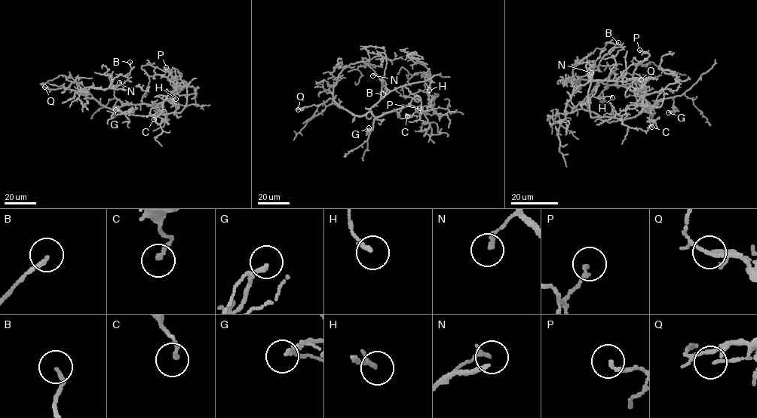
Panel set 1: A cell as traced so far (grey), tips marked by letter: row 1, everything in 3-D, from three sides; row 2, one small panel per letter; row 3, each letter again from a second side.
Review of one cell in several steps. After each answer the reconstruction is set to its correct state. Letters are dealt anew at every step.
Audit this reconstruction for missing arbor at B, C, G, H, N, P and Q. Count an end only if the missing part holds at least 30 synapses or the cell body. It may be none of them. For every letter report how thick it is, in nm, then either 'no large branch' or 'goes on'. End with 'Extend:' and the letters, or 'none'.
B: 170 nm thick; no large branch
C: 190 nm thick; no large branch
G: 140 nm thick; no large branch
H: 180 nm thick; no large branch
N: 190 nm thick; no large branch
P: 180 nm thick; no large branch
Q: 110 nm thick; no large branch
Extend: none

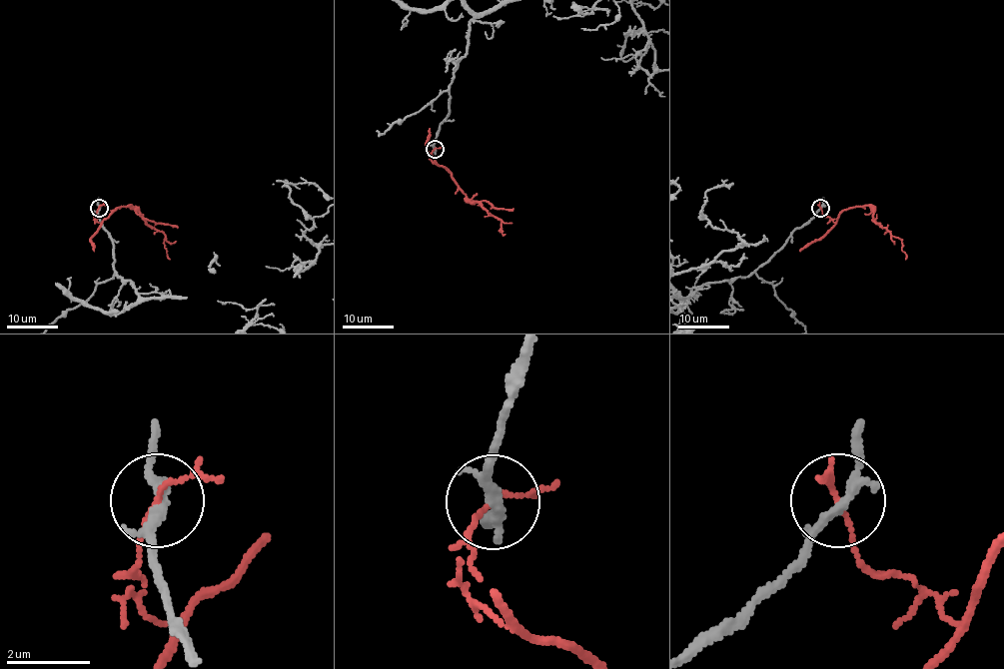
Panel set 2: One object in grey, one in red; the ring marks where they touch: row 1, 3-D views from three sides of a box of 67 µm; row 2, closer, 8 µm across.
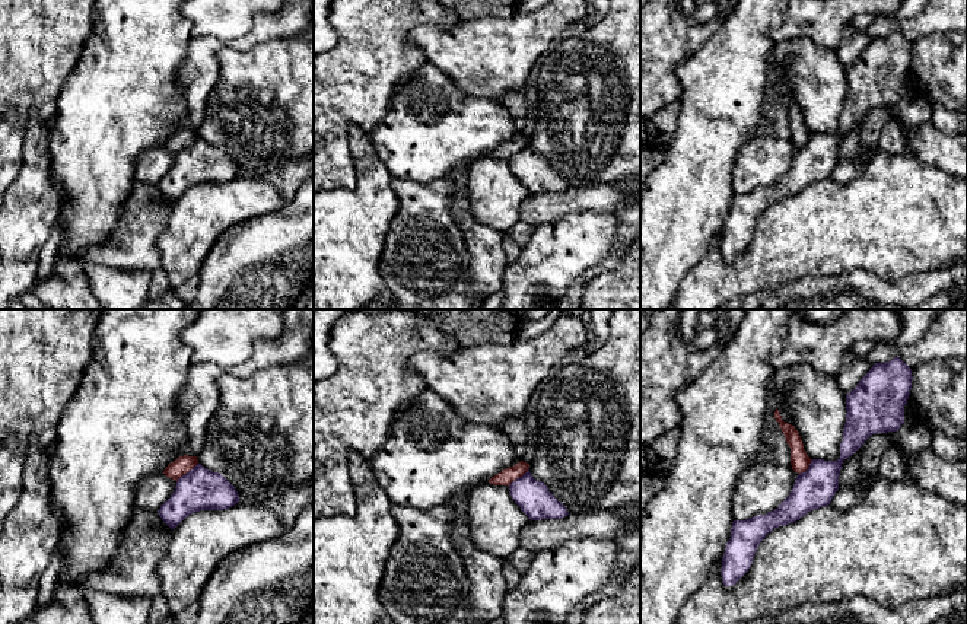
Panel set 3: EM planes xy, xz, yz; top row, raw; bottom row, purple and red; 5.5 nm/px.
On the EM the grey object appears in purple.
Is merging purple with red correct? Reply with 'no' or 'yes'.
no

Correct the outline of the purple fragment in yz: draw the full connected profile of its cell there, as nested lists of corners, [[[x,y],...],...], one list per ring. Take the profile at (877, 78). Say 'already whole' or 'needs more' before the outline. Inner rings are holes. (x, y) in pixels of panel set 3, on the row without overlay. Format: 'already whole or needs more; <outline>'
already whole; [[[894,31],[885,36],[875,36],[856,61],[846,67],[847,86],[840,131],[812,133],[808,143],[798,147],[791,168],[776,184],[732,195],[721,242],[725,260],[735,258],[748,245],[760,216],[769,206],[830,178],[839,163],[843,134],[869,109],[900,102],[904,96],[912,52],[912,42],[900,31]]]

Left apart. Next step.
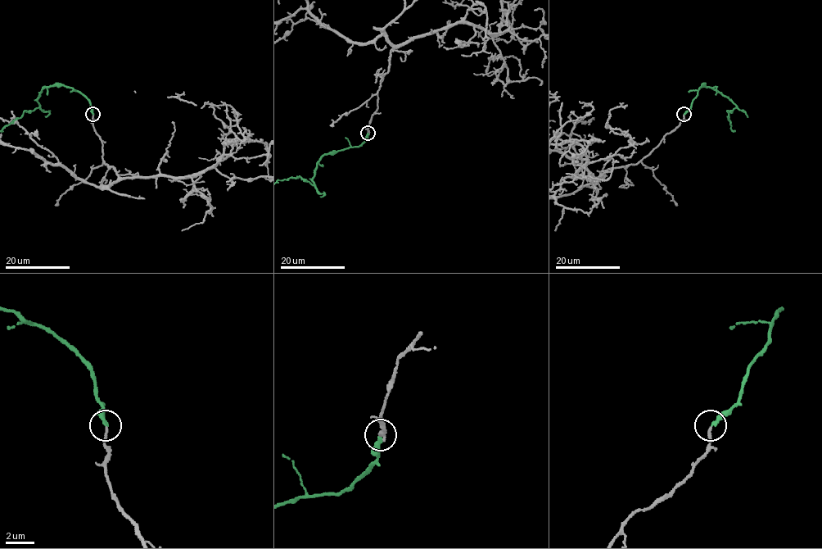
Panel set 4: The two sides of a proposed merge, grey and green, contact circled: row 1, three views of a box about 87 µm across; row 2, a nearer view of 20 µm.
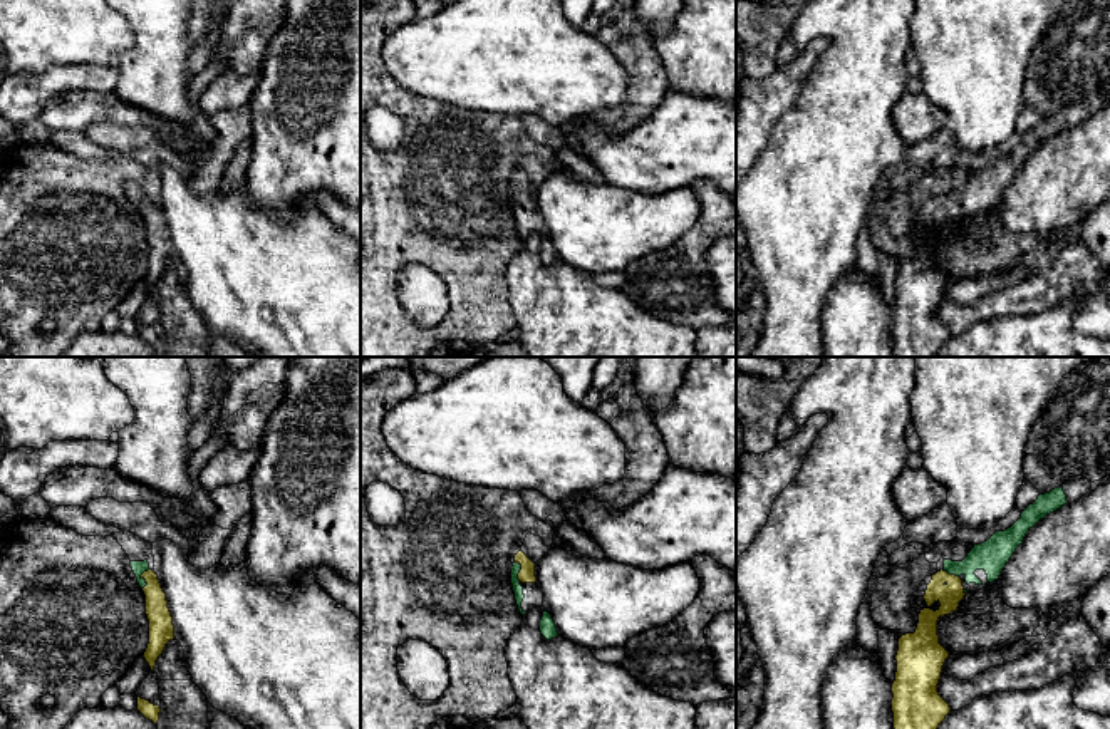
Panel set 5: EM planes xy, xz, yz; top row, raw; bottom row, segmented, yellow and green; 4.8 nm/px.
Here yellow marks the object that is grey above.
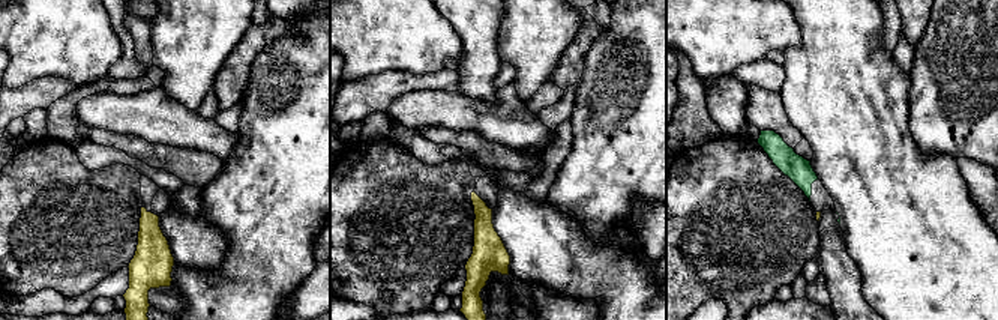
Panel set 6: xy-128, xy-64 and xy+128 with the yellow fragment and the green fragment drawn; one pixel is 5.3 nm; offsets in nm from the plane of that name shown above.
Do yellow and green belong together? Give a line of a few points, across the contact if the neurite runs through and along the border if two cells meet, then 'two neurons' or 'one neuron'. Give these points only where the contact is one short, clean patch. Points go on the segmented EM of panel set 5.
line xy (158, 614), (151, 585), (143, 577), (138, 567); one neuron

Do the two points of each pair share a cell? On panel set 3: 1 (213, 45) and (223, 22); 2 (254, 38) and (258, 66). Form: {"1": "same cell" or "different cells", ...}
{"1": "different cells", "2": "different cells"}

